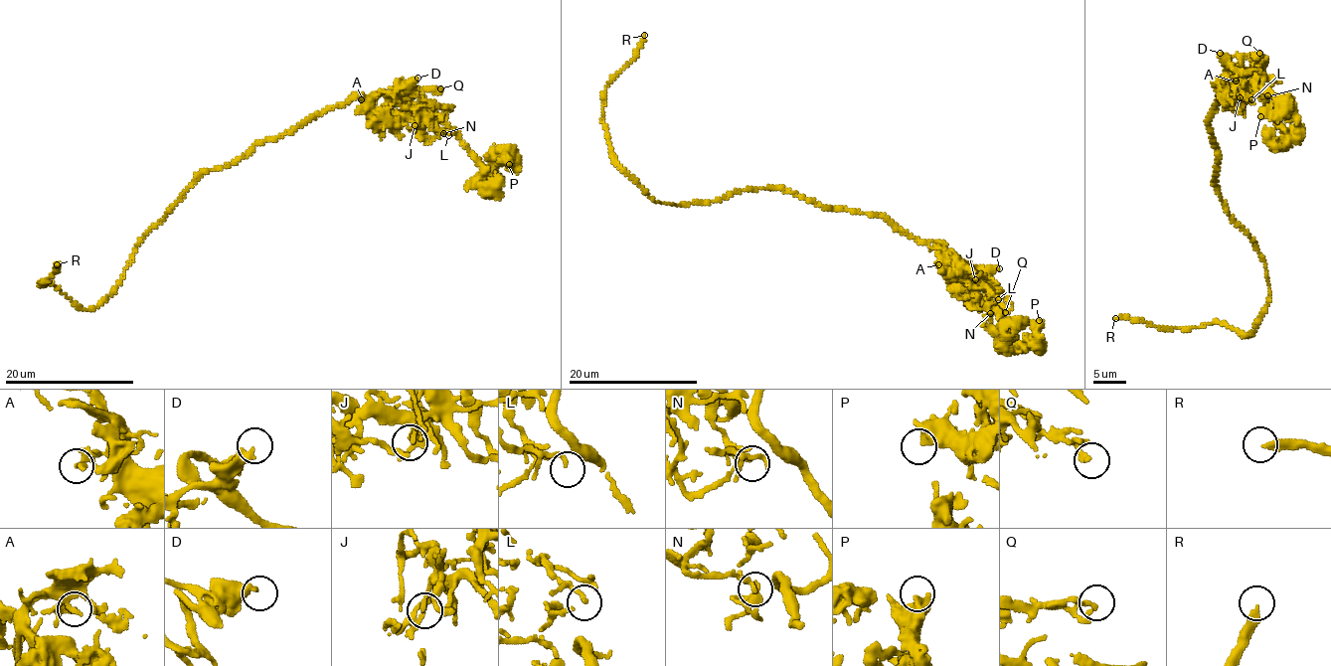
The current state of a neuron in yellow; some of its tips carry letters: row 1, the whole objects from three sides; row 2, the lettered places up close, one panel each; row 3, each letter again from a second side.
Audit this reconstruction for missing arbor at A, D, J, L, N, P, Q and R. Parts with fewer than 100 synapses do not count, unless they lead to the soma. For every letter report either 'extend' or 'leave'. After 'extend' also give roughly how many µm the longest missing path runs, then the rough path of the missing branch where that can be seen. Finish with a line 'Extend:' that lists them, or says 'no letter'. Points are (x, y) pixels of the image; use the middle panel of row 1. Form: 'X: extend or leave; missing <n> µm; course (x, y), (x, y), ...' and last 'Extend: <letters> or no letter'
A: leave
D: leave
J: leave
L: leave
N: leave
P: leave
Q: leave
R: extend; missing 3 µm
Extend: R

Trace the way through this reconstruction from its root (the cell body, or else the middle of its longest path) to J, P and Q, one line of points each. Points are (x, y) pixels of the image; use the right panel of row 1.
J: (1219, 150), (1208, 127), (1218, 94), (1213, 83), (1230, 72), (1230, 80), (1242, 85), (1240, 97)
P: (1219, 150), (1207, 123), (1226, 67), (1257, 71), (1287, 134), (1297, 126), (1274, 103), (1260, 116)
Q: (1219, 150), (1208, 127), (1218, 94), (1213, 83), (1251, 69), (1251, 62), (1259, 53)

